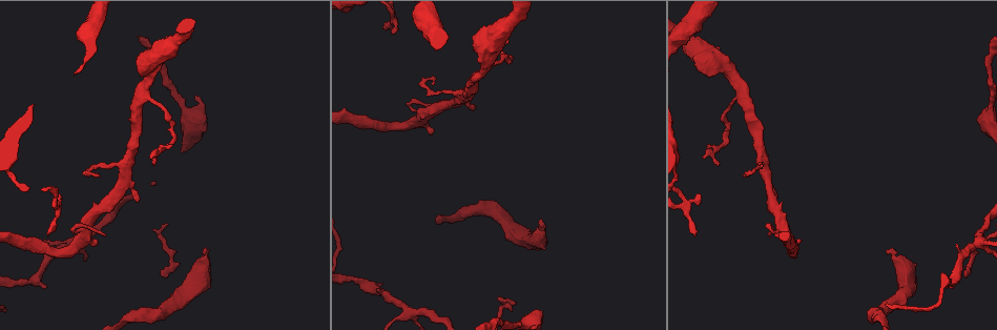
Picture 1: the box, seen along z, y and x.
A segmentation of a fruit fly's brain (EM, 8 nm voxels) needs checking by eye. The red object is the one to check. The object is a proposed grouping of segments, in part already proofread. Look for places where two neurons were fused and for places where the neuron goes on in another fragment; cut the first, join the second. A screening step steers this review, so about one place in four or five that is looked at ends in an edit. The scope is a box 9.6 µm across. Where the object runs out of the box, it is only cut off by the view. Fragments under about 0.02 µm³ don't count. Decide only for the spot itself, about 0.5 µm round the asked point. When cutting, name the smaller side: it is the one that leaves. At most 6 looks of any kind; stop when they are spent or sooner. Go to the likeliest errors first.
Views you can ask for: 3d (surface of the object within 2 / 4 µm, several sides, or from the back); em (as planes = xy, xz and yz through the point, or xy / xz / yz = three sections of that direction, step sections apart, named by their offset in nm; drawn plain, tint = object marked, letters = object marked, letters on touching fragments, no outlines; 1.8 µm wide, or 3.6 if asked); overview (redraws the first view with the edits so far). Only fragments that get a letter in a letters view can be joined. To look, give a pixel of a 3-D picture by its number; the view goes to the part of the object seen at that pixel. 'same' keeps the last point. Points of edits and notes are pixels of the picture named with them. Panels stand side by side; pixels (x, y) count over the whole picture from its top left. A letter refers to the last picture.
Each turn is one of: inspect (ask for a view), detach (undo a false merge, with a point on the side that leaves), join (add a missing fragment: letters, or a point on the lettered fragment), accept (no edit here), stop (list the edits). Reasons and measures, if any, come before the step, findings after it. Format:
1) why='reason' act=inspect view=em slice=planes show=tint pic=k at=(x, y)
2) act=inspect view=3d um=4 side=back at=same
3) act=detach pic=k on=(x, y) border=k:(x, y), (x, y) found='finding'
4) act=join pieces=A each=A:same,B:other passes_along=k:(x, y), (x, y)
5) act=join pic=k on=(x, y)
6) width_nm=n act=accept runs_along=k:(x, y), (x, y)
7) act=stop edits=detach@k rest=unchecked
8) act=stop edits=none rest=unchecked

why='branch stops here' act=inspect view=3d um=4 side=back pic=1 at=(203, 254)

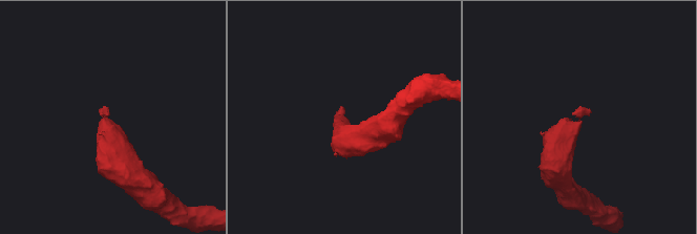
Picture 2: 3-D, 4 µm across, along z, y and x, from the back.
why='need the tissue' act=inspect view=em slice=planes show=letters pic=2 at=(589, 114)

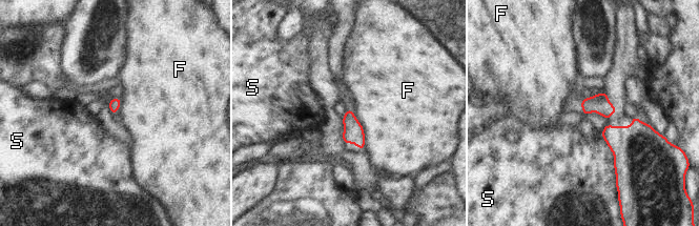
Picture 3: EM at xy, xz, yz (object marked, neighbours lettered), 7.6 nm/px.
longest_contact=S:340nm act=accept each=F:other,S:other border=3:(356, 119), (363, 128), (365, 148) found='none of them fits'

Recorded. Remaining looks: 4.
why='stops while still wide' act=inspect view=3d um=4 pic=1 at=(799, 240)

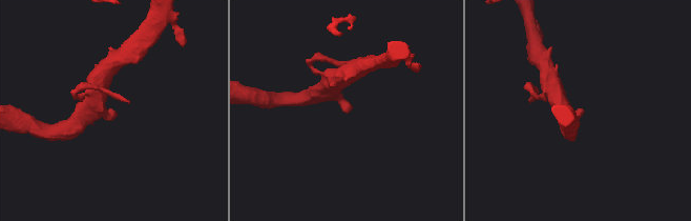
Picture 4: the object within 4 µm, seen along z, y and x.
arm_widths_nm=300,340 act=inspect view=em slice=planes show=tint pic=4 at=(110, 111)

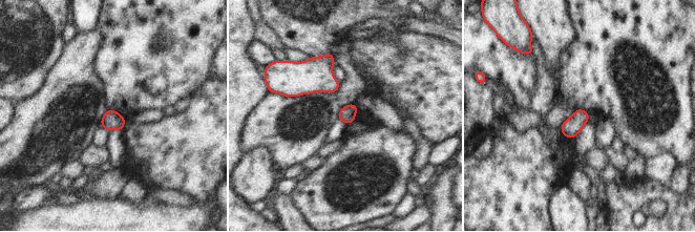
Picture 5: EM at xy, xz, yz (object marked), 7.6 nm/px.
why='see the neighbours' act=inspect view=em slice=planes show=letters at=same

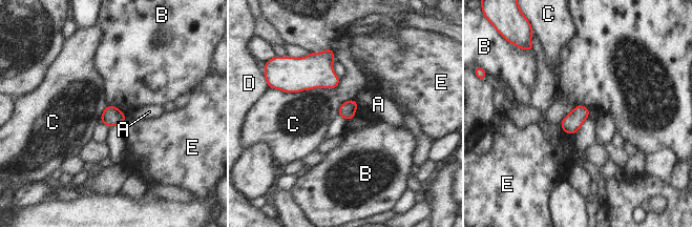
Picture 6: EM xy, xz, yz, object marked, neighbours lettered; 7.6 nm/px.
act=accept each=A:other,B:other,C:other,D:other,E:other border=6:(107, 104), (118, 107), (125, 115) found='none of them fits'

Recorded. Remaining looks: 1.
act=stop edits=none rest=unchecked

